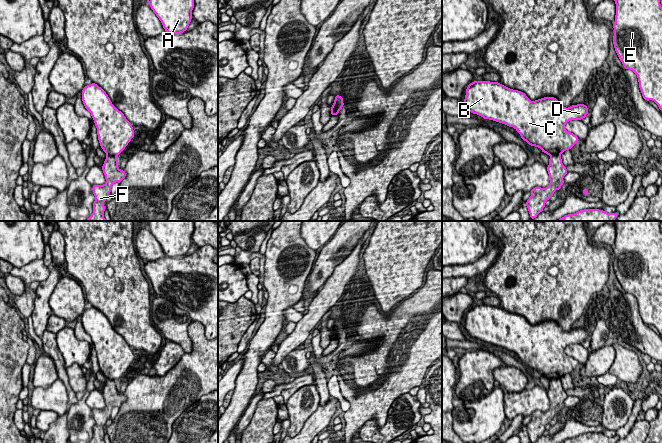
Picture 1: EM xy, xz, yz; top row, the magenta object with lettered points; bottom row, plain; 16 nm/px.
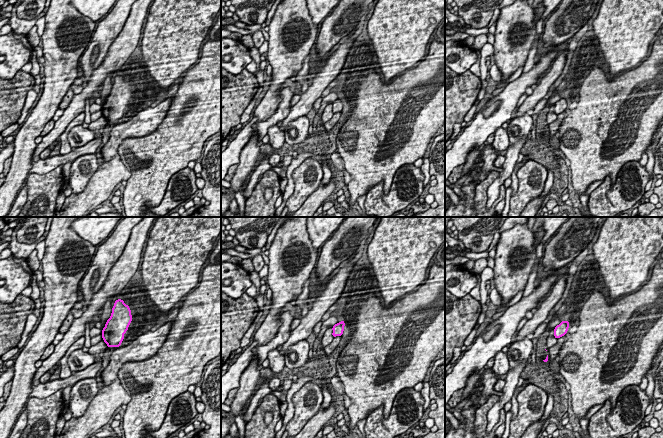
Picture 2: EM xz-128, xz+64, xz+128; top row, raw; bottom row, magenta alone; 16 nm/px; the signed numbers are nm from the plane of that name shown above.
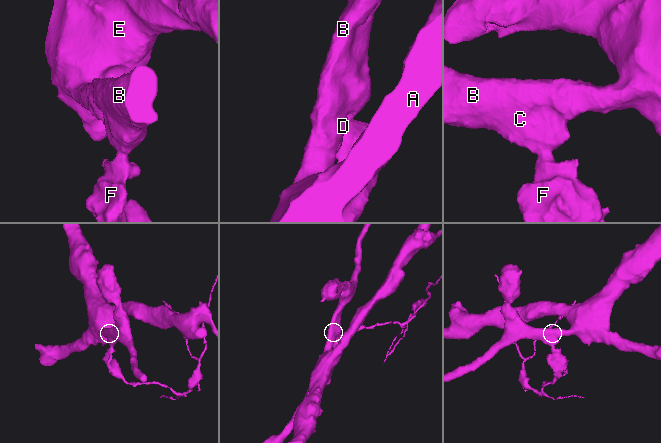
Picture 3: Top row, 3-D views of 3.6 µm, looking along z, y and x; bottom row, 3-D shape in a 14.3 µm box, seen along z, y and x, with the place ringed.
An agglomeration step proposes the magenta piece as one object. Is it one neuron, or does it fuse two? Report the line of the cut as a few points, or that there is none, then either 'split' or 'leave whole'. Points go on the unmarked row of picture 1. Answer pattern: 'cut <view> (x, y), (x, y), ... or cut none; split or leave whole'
cut xy (107, 378), (116, 381); split

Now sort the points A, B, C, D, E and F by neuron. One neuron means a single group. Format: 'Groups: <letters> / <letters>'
Groups: A B C D E / F

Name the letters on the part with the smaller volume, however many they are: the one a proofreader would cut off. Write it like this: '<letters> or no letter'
F

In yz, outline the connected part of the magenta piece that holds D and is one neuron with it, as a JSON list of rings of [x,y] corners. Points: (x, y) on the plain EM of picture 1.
[[[473,305],[466,312],[463,330],[483,343],[493,344],[513,351],[530,370],[538,371],[547,379],[558,379],[570,374],[579,362],[565,353],[567,346],[582,344],[589,337],[585,328],[566,332],[555,321],[544,321],[531,325],[525,317],[510,313],[499,306]]]

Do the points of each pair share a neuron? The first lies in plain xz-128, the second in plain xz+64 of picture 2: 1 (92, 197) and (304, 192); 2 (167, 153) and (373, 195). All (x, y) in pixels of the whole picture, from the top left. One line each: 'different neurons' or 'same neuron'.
1: different neurons
2: different neurons

